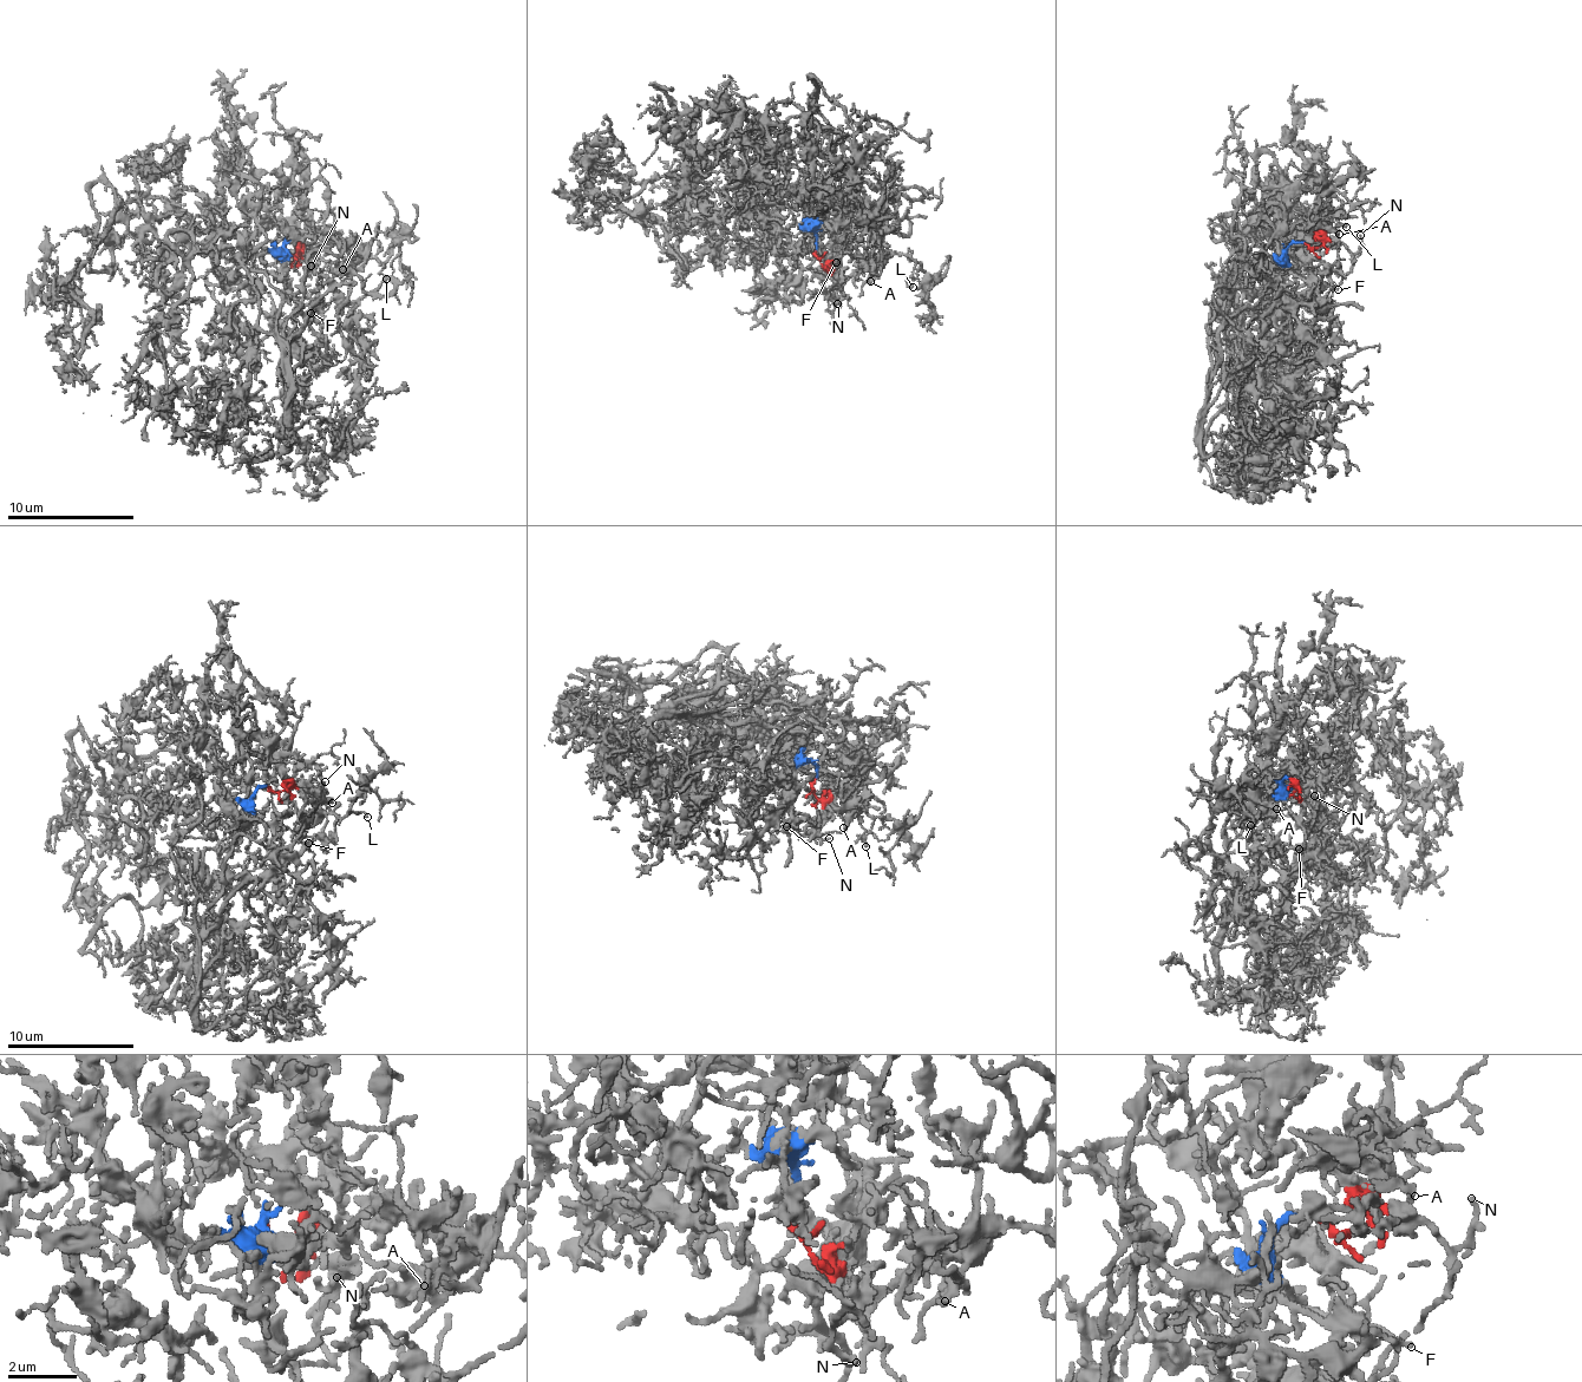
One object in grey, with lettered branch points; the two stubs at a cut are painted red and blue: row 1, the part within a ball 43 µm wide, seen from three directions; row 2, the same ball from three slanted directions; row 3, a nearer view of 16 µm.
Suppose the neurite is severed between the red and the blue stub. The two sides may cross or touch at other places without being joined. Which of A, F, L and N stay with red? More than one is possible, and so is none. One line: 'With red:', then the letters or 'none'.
With red: N

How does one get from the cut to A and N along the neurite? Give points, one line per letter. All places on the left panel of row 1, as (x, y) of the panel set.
A: (286, 244), (342, 242), (311, 253), (293, 312), (351, 281), (339, 331), (363, 351), (358, 253), (342, 269)
N: (282, 246), (311, 267), (301, 277), (312, 266)

